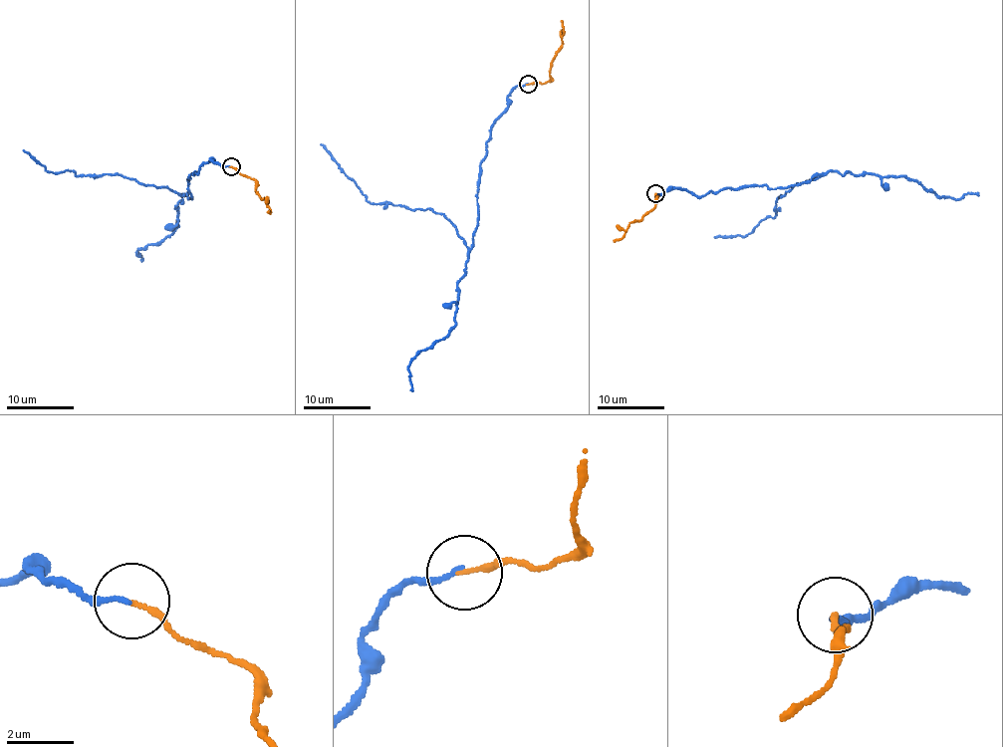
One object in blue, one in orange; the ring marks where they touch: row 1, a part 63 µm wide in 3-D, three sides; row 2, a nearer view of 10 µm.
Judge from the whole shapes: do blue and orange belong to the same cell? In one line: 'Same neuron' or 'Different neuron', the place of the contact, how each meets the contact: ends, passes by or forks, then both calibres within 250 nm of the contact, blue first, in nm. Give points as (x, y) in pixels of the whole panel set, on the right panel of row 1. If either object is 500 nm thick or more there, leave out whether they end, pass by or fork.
Same neuron. Place: (655, 193). At the ring blue ends. At the ring orange ends. Thickness 120 nm (blue) against 150 nm

